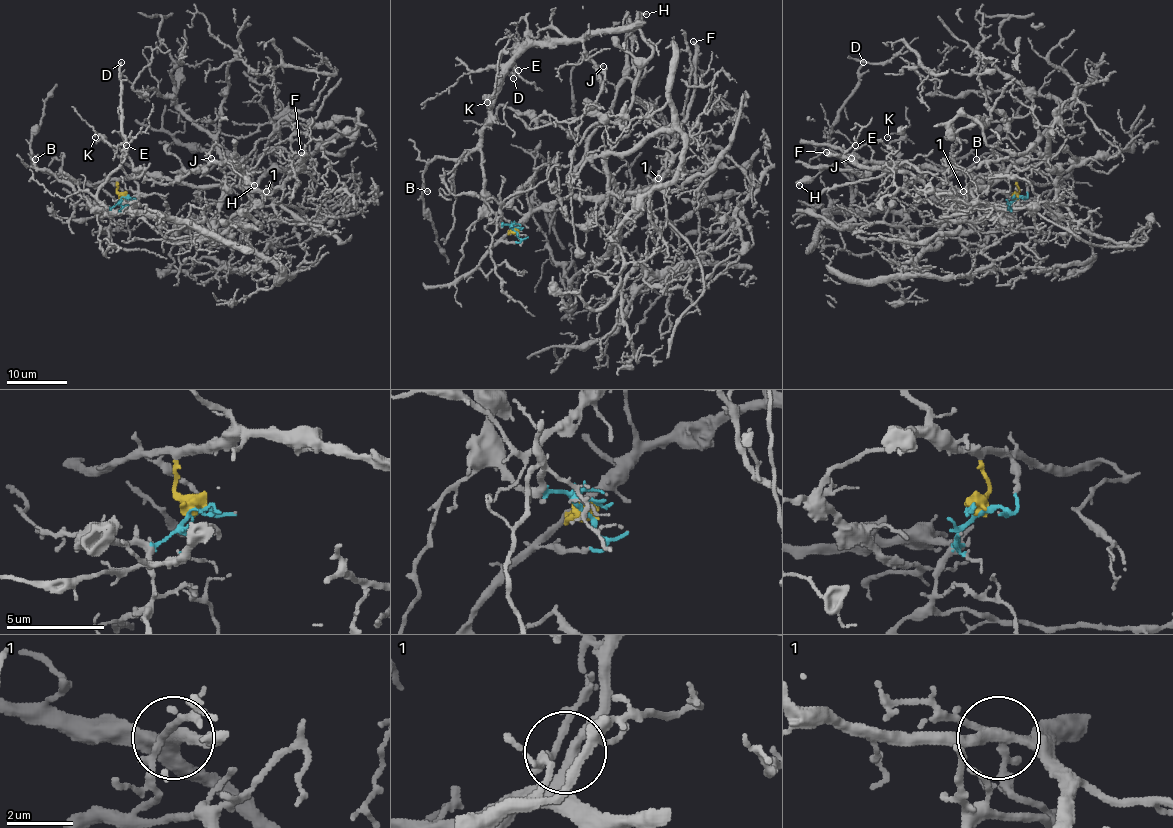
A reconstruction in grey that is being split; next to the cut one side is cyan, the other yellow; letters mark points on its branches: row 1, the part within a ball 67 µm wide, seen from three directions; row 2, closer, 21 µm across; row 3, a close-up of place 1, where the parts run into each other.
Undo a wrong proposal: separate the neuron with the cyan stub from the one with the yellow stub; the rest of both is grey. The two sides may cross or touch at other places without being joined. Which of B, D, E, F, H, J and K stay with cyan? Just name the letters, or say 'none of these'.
B, D, E

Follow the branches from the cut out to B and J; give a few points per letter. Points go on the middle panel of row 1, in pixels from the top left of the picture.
B: (515, 230), (490, 217), (479, 150), (465, 150), (458, 158), (434, 158), (423, 171), (423, 188), (428, 191)
J: (515, 230), (509, 233), (529, 214), (569, 196), (589, 135), (612, 108), (616, 87), (603, 66)

